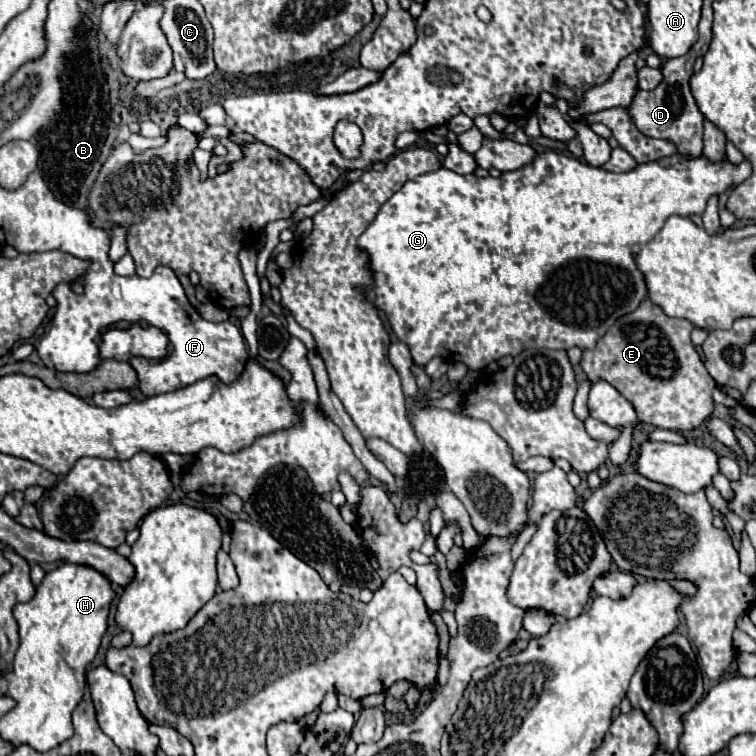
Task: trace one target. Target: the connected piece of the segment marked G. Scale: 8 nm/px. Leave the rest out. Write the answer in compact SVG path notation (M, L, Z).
M556 151L540 153L540 155L534 157L532 163L528 163L528 165L516 169L516 171L506 171L506 173L502 173L502 175L496 177L496 179L494 179L494 177L484 177L484 179L480 179L480 177L476 177L476 175L458 175L458 173L454 173L454 171L448 171L448 169L440 167L438 171L432 171L432 173L420 175L418 179L406 181L406 183L402 185L402 189L396 191L396 193L394 193L394 195L392 195L392 197L390 197L390 199L380 207L380 211L378 211L376 219L372 221L372 225L368 225L368 229L360 235L360 239L358 239L358 249L364 251L364 253L368 255L368 269L370 269L370 273L372 273L372 281L374 281L374 287L368 289L368 291L364 291L364 295L366 295L366 299L368 299L376 309L380 309L380 311L386 313L388 323L390 323L394 335L396 335L402 343L408 345L410 355L412 355L412 359L414 359L414 365L420 365L420 367L424 367L432 357L442 357L442 359L448 361L448 363L462 361L468 369L482 369L482 367L486 367L488 363L498 361L498 359L504 357L504 355L512 355L512 357L516 357L516 355L522 353L524 349L540 349L540 347L548 347L548 349L570 349L570 347L574 347L574 345L580 347L580 349L594 349L596 341L598 341L598 339L608 331L608 327L610 327L618 317L622 317L622 315L634 311L634 309L640 305L640 301L646 299L646 283L644 283L642 273L638 271L638 267L636 267L636 263L634 263L634 255L632 255L634 249L636 249L638 245L648 243L648 241L650 241L650 239L652 239L652 237L662 229L662 225L666 223L666 219L668 219L670 215L682 215L682 217L690 217L690 215L694 215L694 213L700 215L700 213L704 211L704 207L706 207L706 201L708 201L712 195L720 195L720 193L724 193L732 183L742 183L746 177L750 177L750 173L752 173L752 169L750 169L750 163L748 163L748 161L740 163L740 165L732 165L730 161L710 163L706 157L690 159L690 157L684 157L684 155L672 155L672 157L666 157L666 159L660 159L660 161L644 163L644 165L638 165L636 169L632 169L630 173L612 173L612 171L606 171L606 169L590 167L588 163L584 163L584 161L576 159L576 157L568 157L568 155L562 155L562 153L556 153Z

